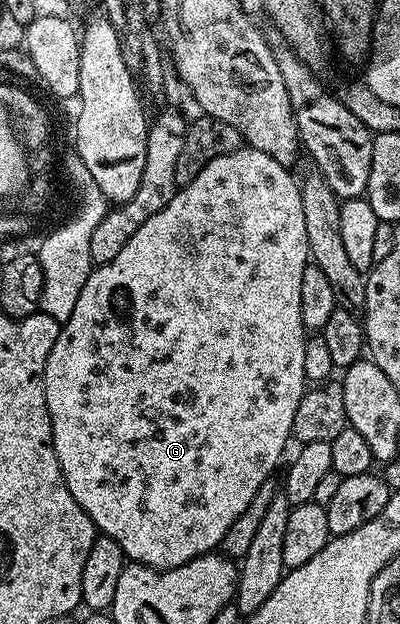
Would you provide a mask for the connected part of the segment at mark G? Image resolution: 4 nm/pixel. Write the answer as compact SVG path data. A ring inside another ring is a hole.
M248 147L236 149L227 155L219 155L219 159L211 159L211 163L207 163L207 167L203 167L203 171L199 171L199 175L195 175L195 179L191 179L189 185L178 188L177 194L173 196L171 203L167 203L167 207L163 207L163 211L151 215L151 219L147 219L147 223L143 223L143 227L139 227L139 231L135 231L135 235L131 235L131 239L127 239L123 251L119 251L119 255L115 255L115 259L111 259L111 263L103 263L89 272L87 283L83 283L83 291L79 291L79 300L75 302L75 311L71 311L71 319L63 322L59 335L55 339L55 347L51 347L51 355L47 355L45 398L51 415L53 450L59 459L59 467L63 471L67 491L71 491L71 495L75 495L75 503L79 503L79 507L83 507L83 511L87 511L98 534L115 539L115 543L119 543L119 547L125 552L125 556L130 562L149 565L152 569L174 569L191 559L202 557L205 553L214 552L220 546L223 535L227 535L227 527L231 527L231 523L235 523L235 519L239 519L239 515L243 515L243 511L247 511L247 507L251 503L251 499L255 499L259 487L263 487L270 480L269 476L272 475L273 468L280 463L281 456L285 453L285 444L290 444L295 410L298 409L299 399L303 399L307 388L303 375L303 351L307 340L307 330L301 318L299 290L303 271L310 265L311 258L307 243L307 227L303 223L301 186L298 178L293 178L289 173L292 172L275 159L271 159L271 155ZM123 291L127 295L129 303L127 322L121 319L115 309L116 299L122 295Z

